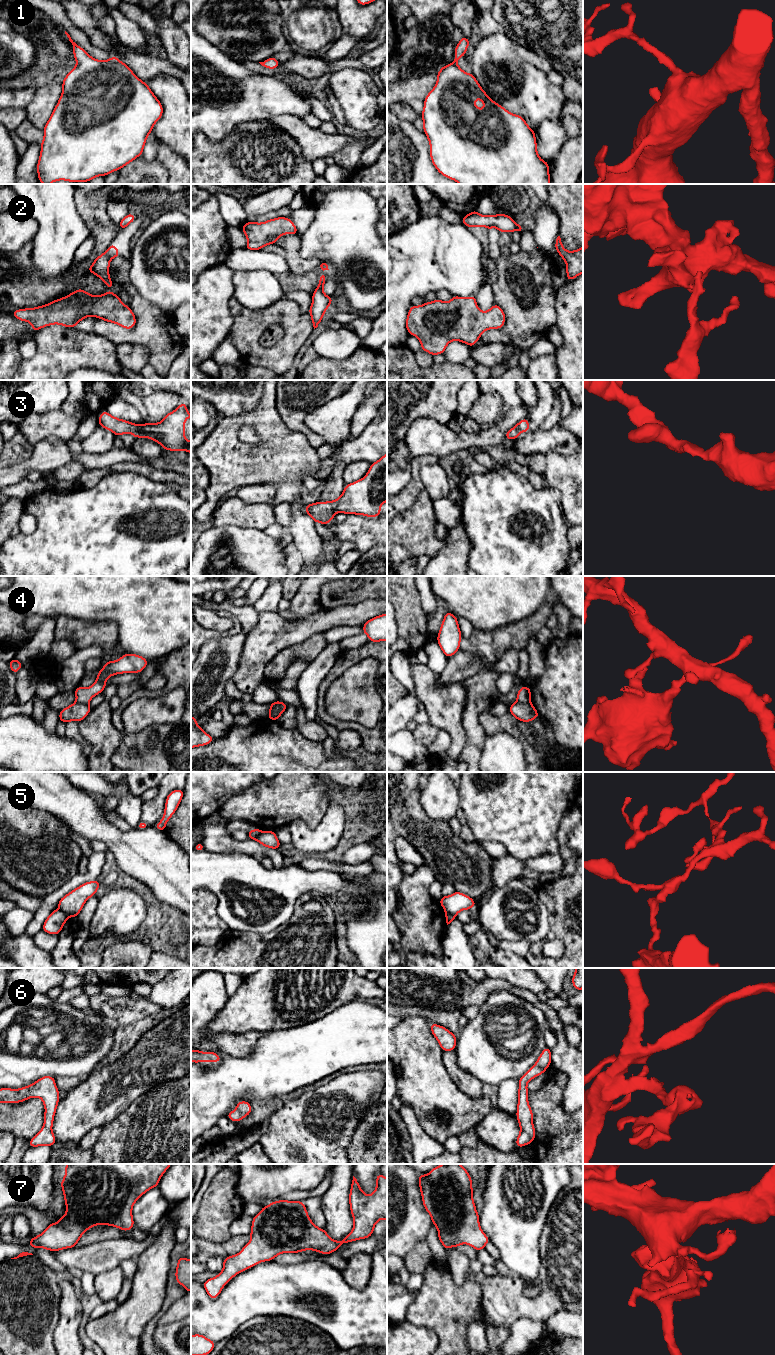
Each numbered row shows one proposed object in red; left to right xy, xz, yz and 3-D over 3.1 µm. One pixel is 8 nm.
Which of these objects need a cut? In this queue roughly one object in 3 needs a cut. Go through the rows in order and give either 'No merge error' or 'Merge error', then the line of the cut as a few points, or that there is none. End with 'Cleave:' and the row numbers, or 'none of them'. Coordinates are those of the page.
1: No merge error. No split
2: Merge error. Split along yz (487, 226), (491, 227)
3: No merge error. No split
4: Merge error. Split along yz (517, 700), (529, 702)
5: Merge error. Split along yz (445, 911), (455, 916)
6: No merge error. No split
7: No merge error. No split
Cleave: 2, 4, 5

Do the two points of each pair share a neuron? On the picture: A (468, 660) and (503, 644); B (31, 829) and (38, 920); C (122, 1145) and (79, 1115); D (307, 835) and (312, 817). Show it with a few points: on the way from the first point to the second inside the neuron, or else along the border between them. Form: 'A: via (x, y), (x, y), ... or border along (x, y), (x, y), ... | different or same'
A: border along (469, 651), (486, 664), (492, 664), (500, 656) | different
B: border along (61, 885), (41, 898) | different
C: border along (121, 1113), (101, 1126) | different
D: border along (326, 810), (314, 825), (298, 819), (288, 824) | different

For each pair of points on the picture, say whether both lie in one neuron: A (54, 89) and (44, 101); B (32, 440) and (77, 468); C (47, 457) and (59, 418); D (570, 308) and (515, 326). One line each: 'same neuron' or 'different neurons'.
A: same neuron
B: same neuron
C: different neurons
D: different neurons

